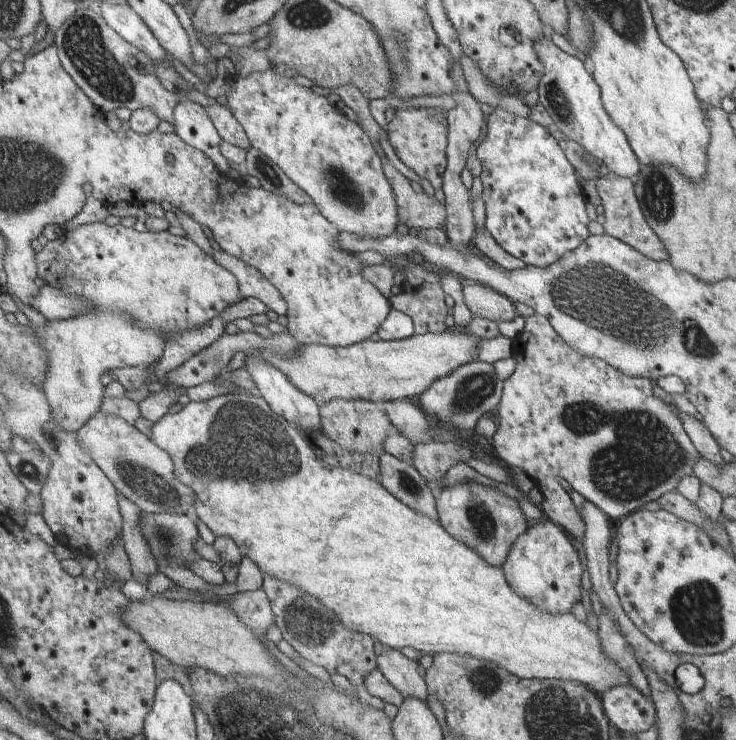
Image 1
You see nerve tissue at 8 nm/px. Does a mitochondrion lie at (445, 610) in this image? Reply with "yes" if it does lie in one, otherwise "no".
no

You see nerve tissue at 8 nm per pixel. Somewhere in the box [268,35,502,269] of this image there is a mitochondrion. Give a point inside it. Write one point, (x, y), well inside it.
(341, 186)

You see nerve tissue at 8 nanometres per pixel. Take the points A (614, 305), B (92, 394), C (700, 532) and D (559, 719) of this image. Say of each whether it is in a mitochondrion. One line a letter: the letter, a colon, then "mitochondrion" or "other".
A: mitochondrion
B: other
C: other
D: mitochondrion

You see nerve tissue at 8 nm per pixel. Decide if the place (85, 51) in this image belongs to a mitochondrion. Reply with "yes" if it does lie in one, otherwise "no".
yes

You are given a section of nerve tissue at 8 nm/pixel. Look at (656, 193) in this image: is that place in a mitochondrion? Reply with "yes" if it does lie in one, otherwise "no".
yes

